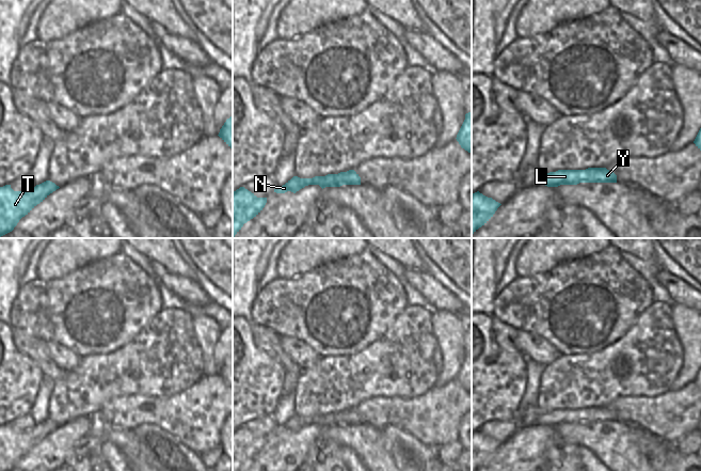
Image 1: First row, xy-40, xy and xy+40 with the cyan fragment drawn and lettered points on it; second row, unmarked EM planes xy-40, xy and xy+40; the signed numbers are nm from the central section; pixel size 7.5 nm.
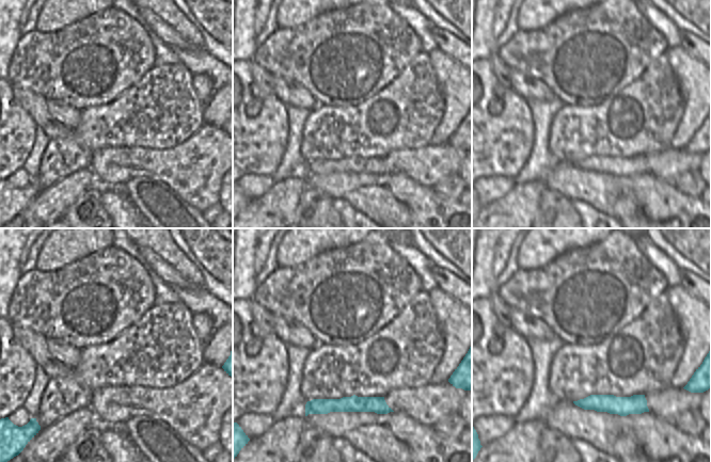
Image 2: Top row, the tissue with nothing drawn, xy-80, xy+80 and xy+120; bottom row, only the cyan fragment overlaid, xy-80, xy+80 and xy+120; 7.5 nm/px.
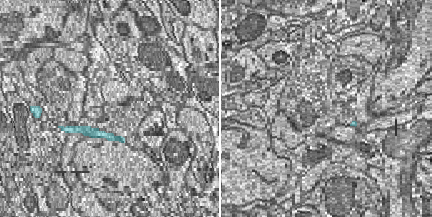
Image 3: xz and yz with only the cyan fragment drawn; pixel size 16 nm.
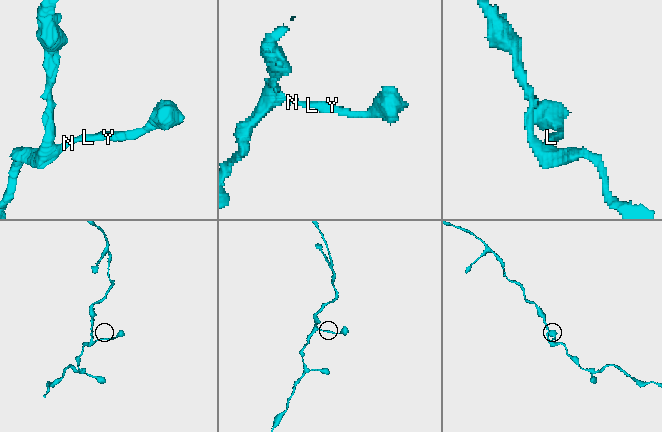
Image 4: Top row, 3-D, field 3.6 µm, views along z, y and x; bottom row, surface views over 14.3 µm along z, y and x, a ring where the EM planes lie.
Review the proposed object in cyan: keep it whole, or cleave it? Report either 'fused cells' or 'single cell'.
single cell

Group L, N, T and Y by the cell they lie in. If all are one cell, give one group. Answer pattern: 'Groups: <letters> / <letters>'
Groups: L N T Y

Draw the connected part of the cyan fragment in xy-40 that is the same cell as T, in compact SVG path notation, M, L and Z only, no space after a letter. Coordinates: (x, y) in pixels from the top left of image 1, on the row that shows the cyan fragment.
M50 180L29 191L14 191L11 185L0 187L0 237L12 232L22 217L59 188Z

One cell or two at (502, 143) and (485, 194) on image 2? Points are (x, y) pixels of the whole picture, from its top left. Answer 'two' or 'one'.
two

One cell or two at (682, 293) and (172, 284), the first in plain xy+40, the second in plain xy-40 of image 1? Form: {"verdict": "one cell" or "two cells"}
{"verdict": "one cell"}

